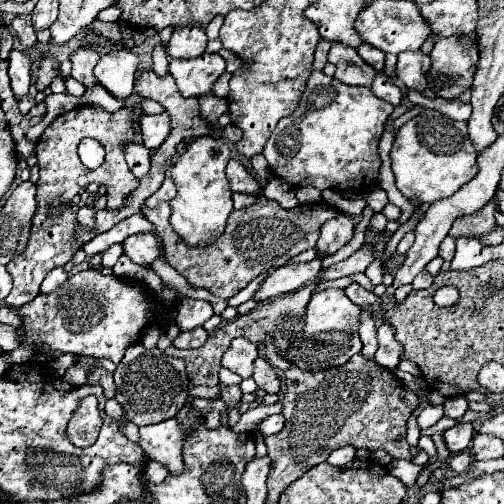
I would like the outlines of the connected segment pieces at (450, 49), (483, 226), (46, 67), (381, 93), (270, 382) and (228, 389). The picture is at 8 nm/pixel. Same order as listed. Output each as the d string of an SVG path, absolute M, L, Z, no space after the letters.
M439 40L431 52L431 84L441 98L459 98L473 84L479 52L459 40Z
M489 202L487 206L483 206L479 212L469 214L469 216L461 216L459 220L455 220L455 224L449 230L451 238L481 238L483 234L489 234L495 230L497 222L495 222L495 202Z
M43 56L43 58L39 60L39 68L37 68L35 74L37 74L37 80L35 80L37 90L45 90L45 88L51 84L53 76L59 74L59 72L57 72L57 62L55 62L53 58L49 58L49 56Z
M377 74L377 78L373 80L373 86L371 86L371 88L373 88L373 92L375 92L379 98L391 102L393 106L401 106L401 102L403 102L403 92L401 92L401 88L397 88L397 86L391 84L391 82L387 82L383 76Z
M263 358L255 360L255 370L253 370L253 380L257 382L257 388L269 392L269 394L277 394L281 390L281 380L277 376L277 372L271 368L271 364Z
M223 384L219 386L221 386L221 400L227 404L227 414L229 414L241 402L241 390L239 386L223 386Z

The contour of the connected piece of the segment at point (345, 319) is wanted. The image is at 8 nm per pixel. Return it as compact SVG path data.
M323 290L313 294L307 310L305 310L305 328L297 338L291 340L291 348L283 354L293 366L301 368L303 372L321 372L327 368L337 368L349 362L355 354L361 352L359 340L359 314L361 308L347 300L343 290Z

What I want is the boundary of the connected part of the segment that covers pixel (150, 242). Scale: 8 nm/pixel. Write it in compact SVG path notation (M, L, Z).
M133 234L125 242L125 256L135 264L151 264L159 258L159 242L153 234Z

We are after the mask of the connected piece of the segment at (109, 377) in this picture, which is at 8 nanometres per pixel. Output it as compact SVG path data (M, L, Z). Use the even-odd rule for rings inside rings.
M95 368L91 374L89 374L89 384L99 384L103 386L105 390L105 396L107 398L113 398L115 396L115 382L113 382L113 374L103 370L103 368Z

